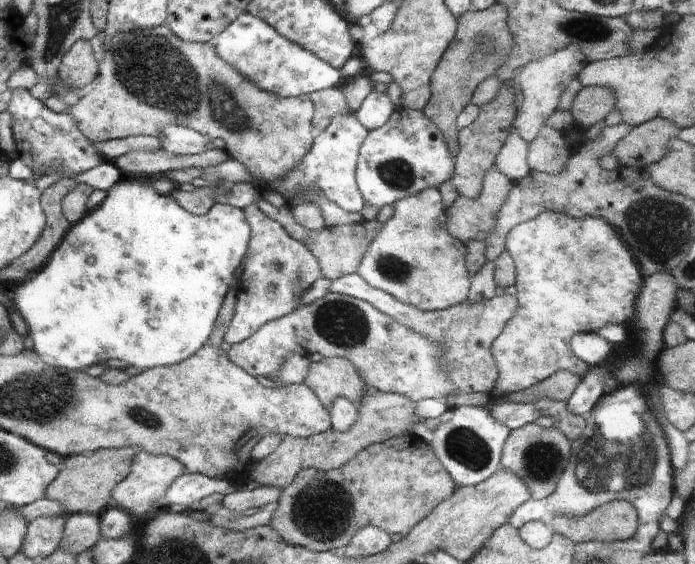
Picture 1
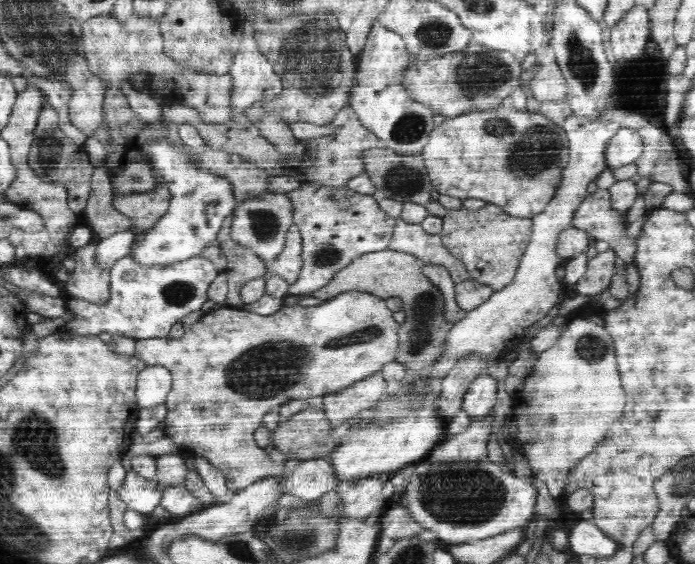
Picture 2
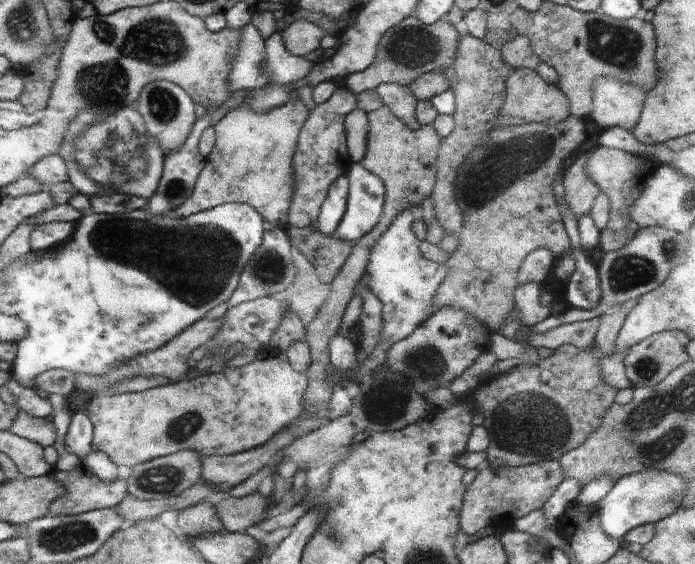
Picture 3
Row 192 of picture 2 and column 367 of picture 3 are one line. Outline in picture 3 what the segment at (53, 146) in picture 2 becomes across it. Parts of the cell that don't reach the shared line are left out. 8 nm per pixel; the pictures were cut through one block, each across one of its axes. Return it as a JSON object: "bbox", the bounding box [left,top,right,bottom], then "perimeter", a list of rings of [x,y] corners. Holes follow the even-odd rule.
{"bbox":[346,16,460,94],"perimeter":[[[408,16],[400,25],[392,26],[380,38],[379,45],[376,46],[375,61],[370,68],[346,77],[346,88],[356,94],[388,83],[409,86],[420,74],[444,66],[452,67],[457,38],[460,38],[460,32],[450,22],[441,19],[432,25],[426,25],[418,18]]]}

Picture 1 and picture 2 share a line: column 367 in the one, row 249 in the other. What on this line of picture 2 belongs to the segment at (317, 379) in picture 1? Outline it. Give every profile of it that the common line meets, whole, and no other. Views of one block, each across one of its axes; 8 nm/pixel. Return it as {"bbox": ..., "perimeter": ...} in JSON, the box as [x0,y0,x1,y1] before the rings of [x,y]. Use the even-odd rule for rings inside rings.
{"bbox":[309,248,454,370],"perimeter":[[[390,248],[358,256],[349,266],[334,274],[326,287],[312,292],[309,296],[328,301],[342,292],[358,291],[374,294],[382,299],[401,298],[405,321],[398,329],[399,347],[395,360],[406,365],[406,370],[426,369],[446,346],[448,334],[454,323],[444,317],[444,295],[422,272],[422,261],[413,254]]]}

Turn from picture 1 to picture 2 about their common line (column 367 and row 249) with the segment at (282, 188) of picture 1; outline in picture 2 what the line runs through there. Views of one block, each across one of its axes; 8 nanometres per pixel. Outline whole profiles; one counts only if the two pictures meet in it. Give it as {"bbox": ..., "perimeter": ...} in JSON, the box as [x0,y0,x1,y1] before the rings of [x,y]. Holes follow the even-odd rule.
{"bbox":[65,229,219,341],"perimeter":[[[148,229],[135,233],[134,242],[129,248],[130,252],[126,252],[126,255],[120,257],[109,270],[110,292],[105,303],[92,303],[92,301],[86,301],[82,297],[68,297],[66,306],[70,316],[67,318],[65,327],[70,335],[96,336],[102,334],[102,332],[110,332],[110,334],[134,338],[136,341],[144,338],[164,338],[174,324],[180,323],[186,314],[190,314],[194,310],[201,310],[202,304],[209,300],[210,284],[219,275],[214,263],[202,257],[200,252],[197,255],[170,264],[154,265],[153,267],[138,264],[134,261],[133,251],[138,247],[138,242],[144,240],[146,232],[148,232]]]}

